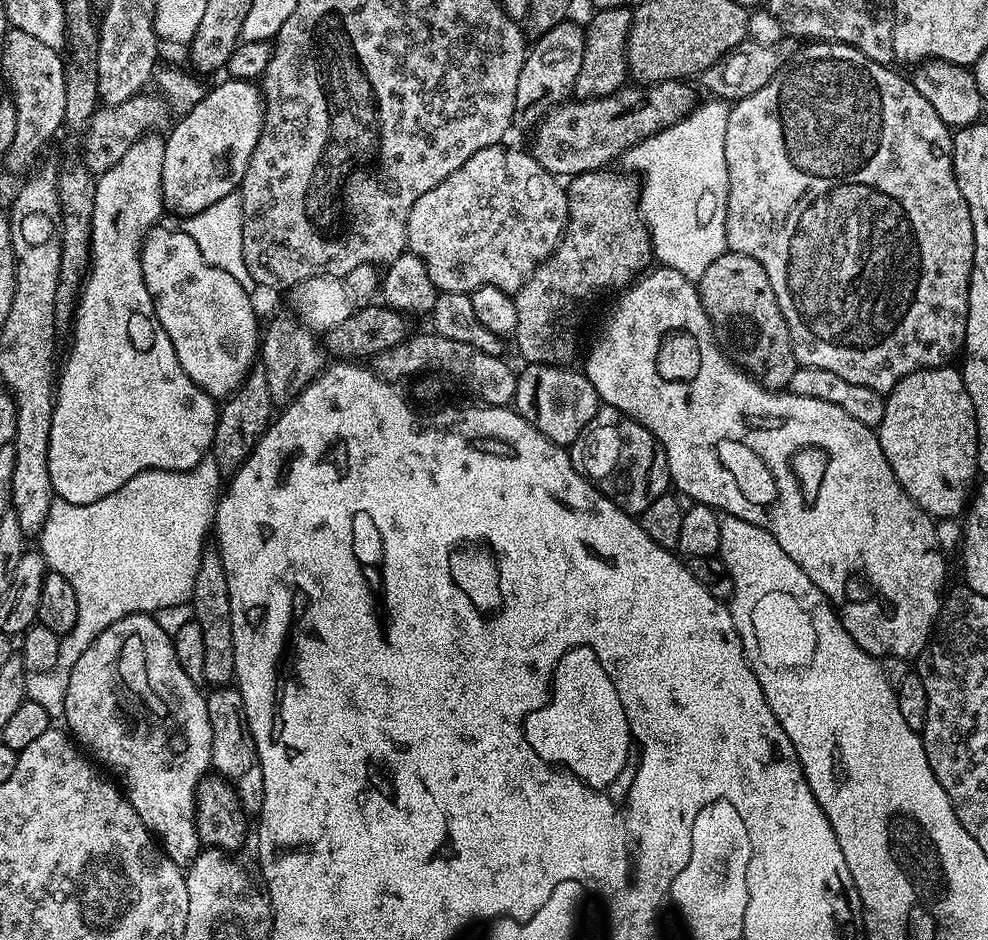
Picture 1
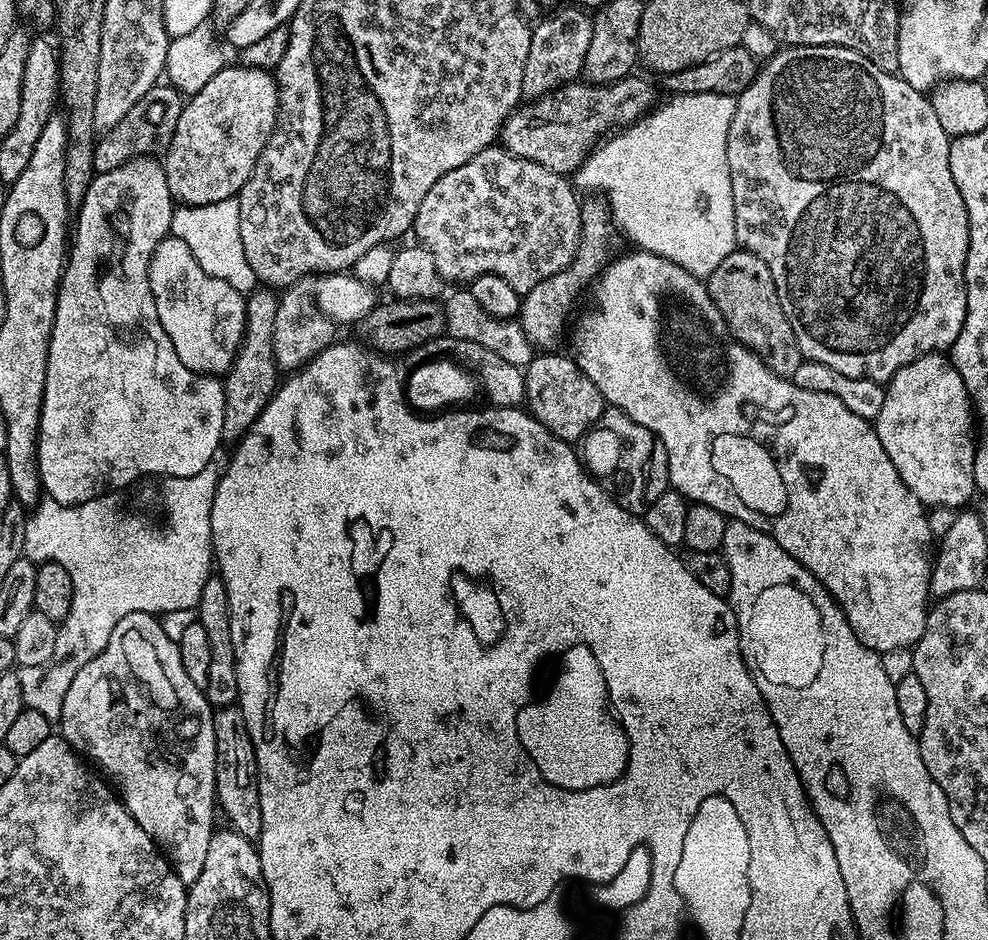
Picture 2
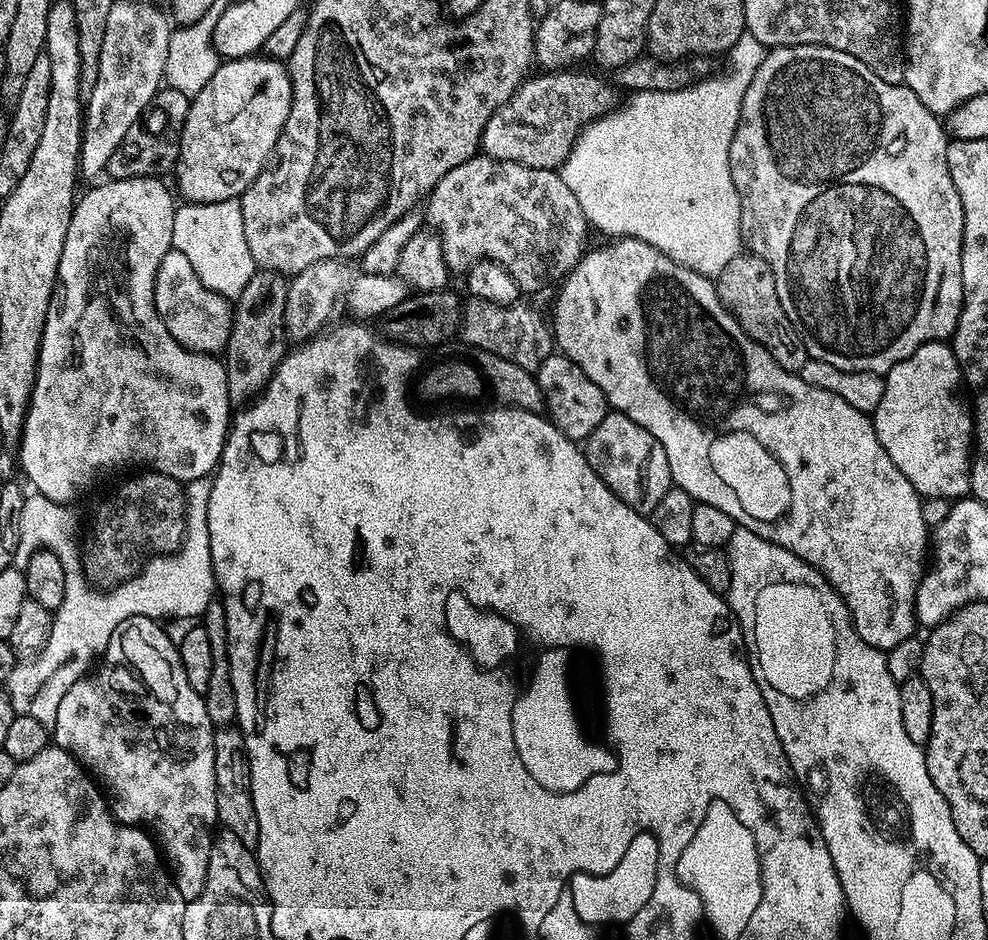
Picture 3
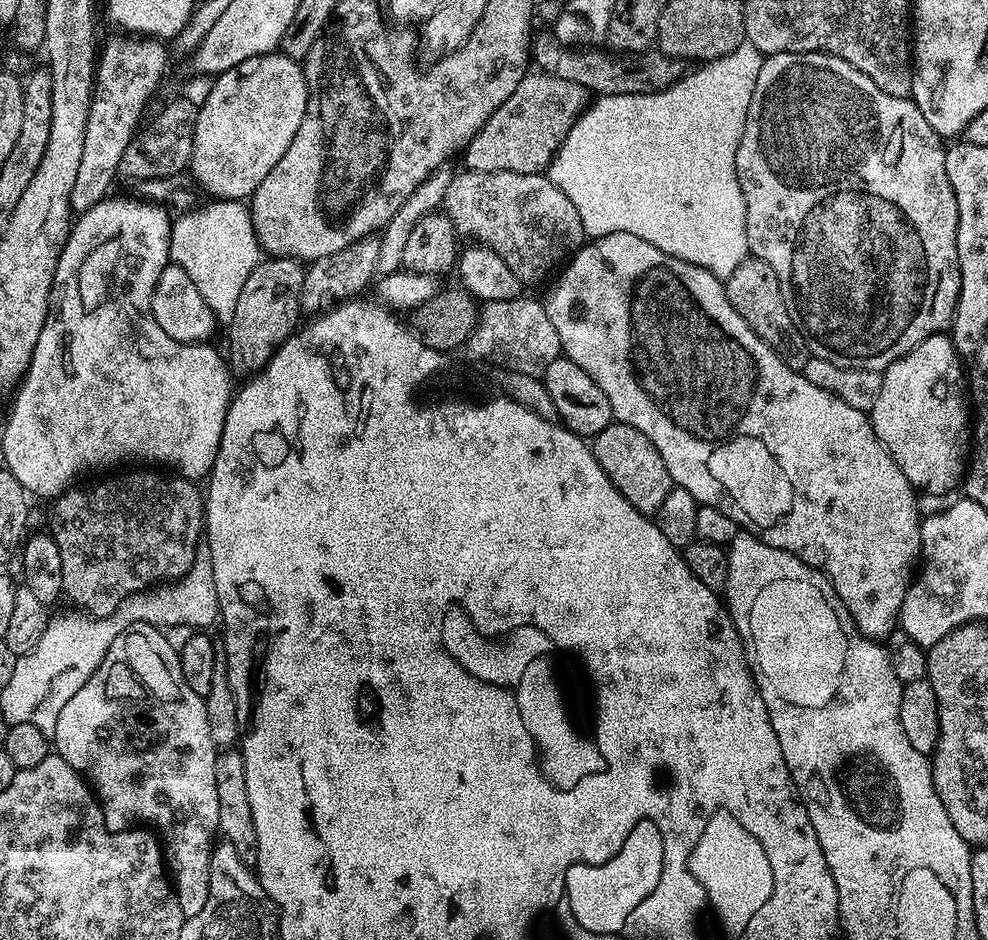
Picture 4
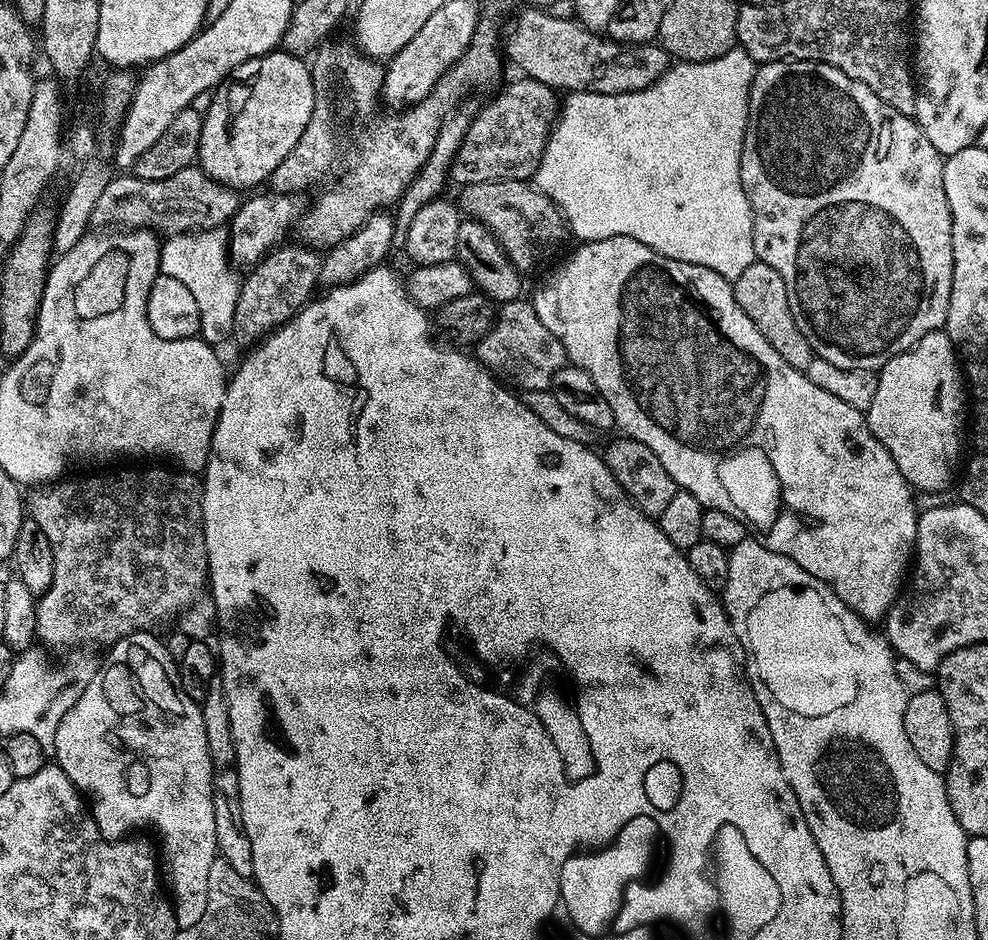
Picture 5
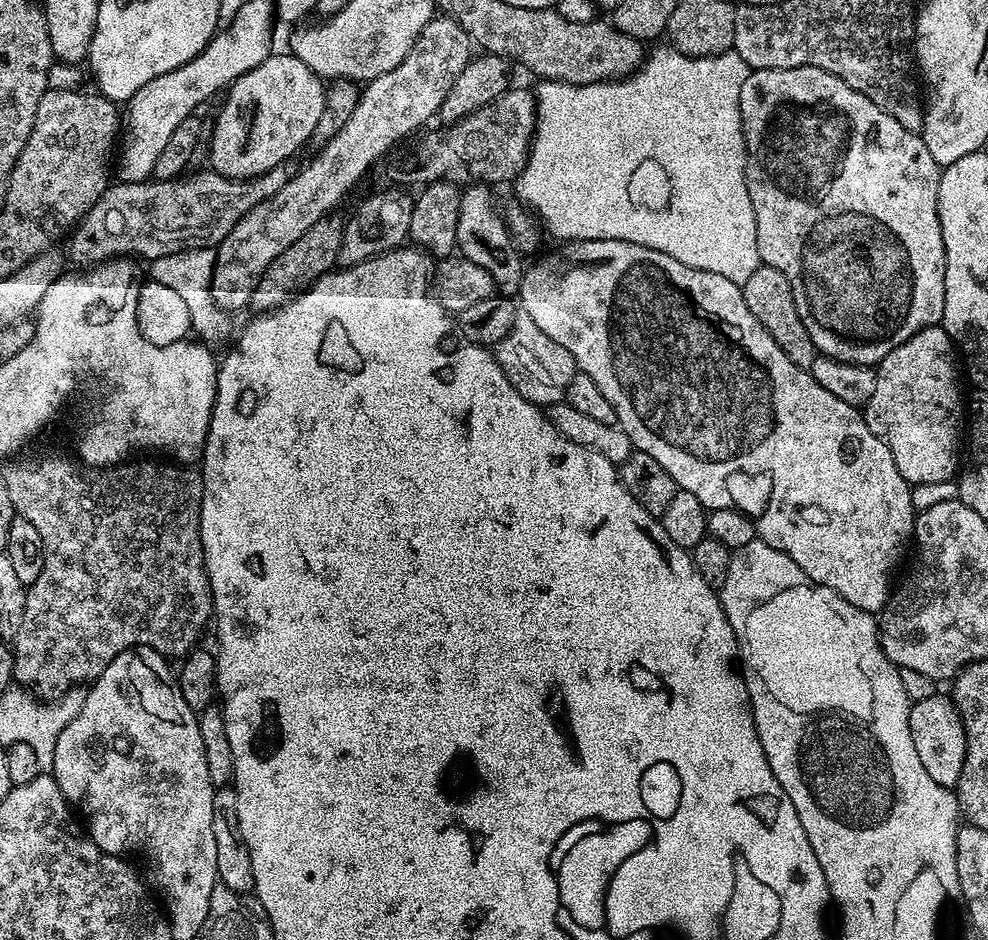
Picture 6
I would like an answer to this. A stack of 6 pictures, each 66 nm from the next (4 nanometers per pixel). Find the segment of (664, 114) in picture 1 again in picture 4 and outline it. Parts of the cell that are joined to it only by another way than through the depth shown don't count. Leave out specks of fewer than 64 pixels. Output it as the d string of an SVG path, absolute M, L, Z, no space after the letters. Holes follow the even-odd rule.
M525 74L514 86L514 94L490 114L475 138L462 153L463 167L470 172L513 172L540 174L552 163L570 126L584 111L590 93L562 79L547 74Z

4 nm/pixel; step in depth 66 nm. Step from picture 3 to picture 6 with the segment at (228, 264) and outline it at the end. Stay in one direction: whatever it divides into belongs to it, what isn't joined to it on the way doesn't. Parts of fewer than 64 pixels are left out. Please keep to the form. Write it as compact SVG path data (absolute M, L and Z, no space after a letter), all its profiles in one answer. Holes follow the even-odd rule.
M189 248L183 252L175 252L151 261L151 279L162 282L162 286L170 286L186 302L186 310L190 310L191 331L197 332L205 345L220 344L228 335L231 337L233 317L218 307L212 300L212 271L216 265L216 254L211 248Z

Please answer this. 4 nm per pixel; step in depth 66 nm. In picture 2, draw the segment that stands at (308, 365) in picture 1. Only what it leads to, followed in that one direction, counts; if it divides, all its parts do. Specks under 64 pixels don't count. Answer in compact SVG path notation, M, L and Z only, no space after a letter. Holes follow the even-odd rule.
M305 278L278 296L278 314L274 316L274 358L281 373L291 374L300 371L308 361L326 350L337 339L337 325L316 305L316 294L311 279Z

